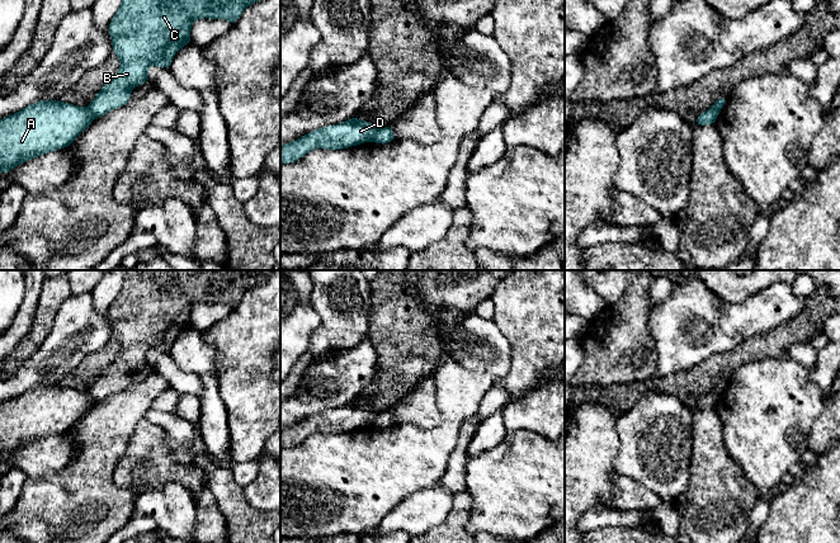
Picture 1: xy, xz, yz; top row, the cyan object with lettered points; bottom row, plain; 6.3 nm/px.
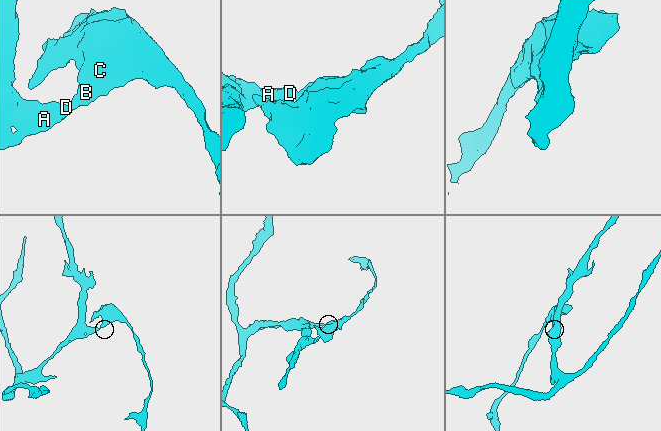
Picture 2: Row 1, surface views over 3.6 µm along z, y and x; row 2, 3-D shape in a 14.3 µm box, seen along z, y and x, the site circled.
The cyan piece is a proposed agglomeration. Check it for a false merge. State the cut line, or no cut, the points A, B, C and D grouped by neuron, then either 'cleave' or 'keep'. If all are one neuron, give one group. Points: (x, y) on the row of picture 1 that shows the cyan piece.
cut xz (378, 130), (371, 140); groups A D / B C; cleave

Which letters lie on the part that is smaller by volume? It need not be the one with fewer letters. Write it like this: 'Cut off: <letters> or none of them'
Cut off: B, C

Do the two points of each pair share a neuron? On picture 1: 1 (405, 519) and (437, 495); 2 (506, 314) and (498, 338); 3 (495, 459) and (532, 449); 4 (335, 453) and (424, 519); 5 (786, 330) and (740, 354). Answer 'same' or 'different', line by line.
1: same
2: different
3: same
4: different
5: same

